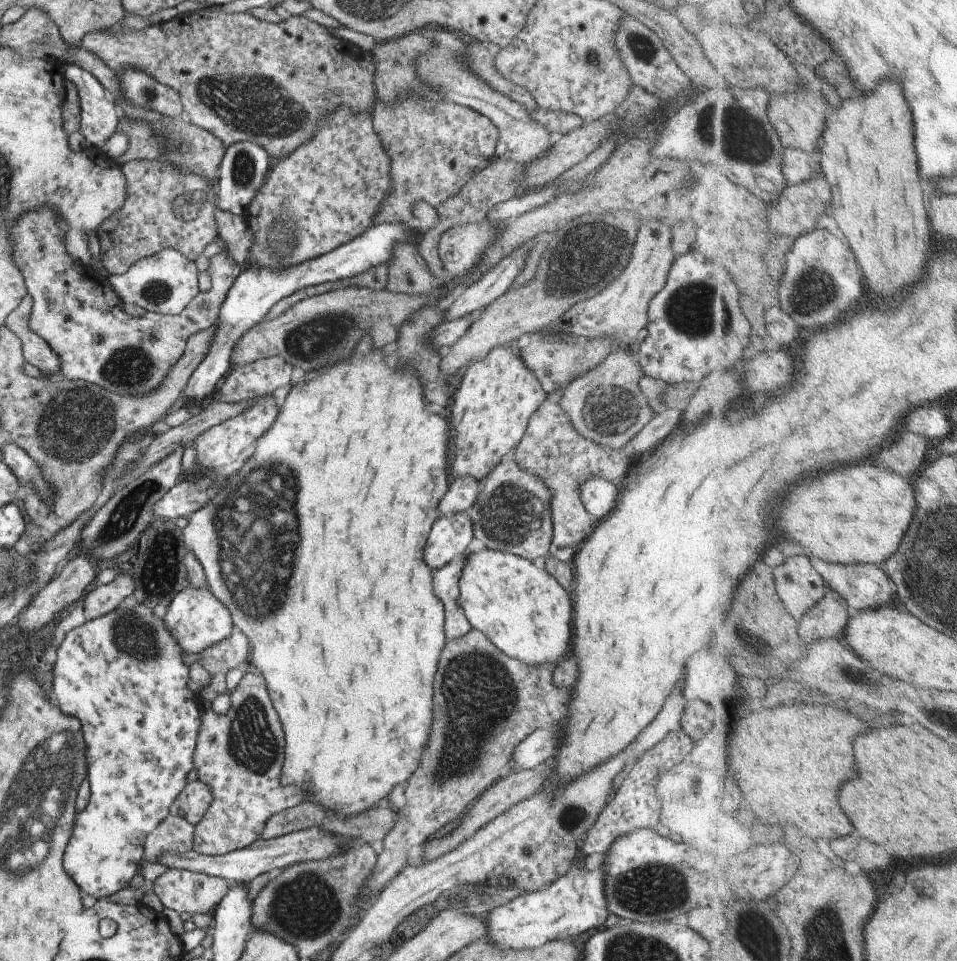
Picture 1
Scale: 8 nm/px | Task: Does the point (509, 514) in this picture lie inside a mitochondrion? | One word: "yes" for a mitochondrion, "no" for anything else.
yes

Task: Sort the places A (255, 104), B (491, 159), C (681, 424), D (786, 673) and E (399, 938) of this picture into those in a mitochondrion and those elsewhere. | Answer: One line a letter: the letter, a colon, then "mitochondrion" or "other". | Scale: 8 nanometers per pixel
A: mitochondrion
B: other
C: other
D: other
E: other

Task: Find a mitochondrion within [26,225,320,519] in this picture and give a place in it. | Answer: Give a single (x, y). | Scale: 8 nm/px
(73, 423)

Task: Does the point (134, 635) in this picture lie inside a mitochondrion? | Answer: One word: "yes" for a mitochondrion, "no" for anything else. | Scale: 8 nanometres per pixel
yes

